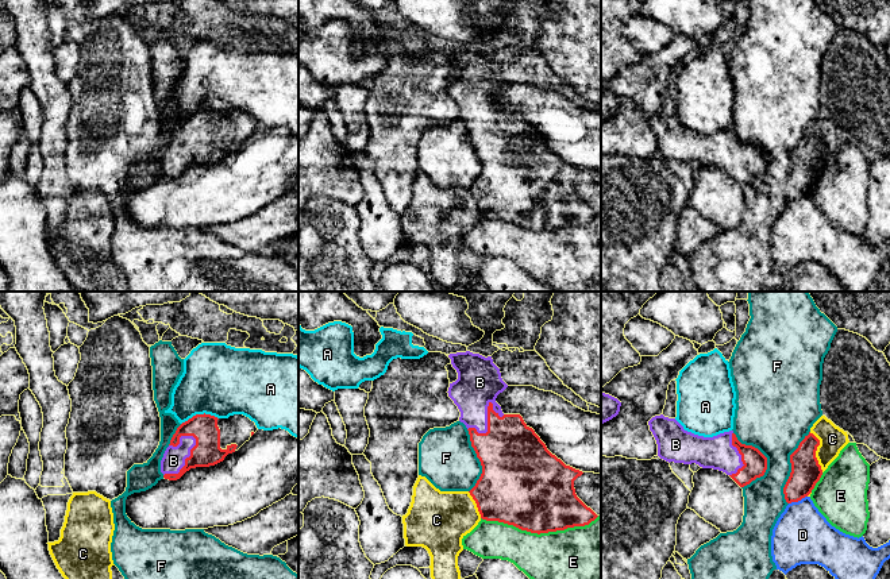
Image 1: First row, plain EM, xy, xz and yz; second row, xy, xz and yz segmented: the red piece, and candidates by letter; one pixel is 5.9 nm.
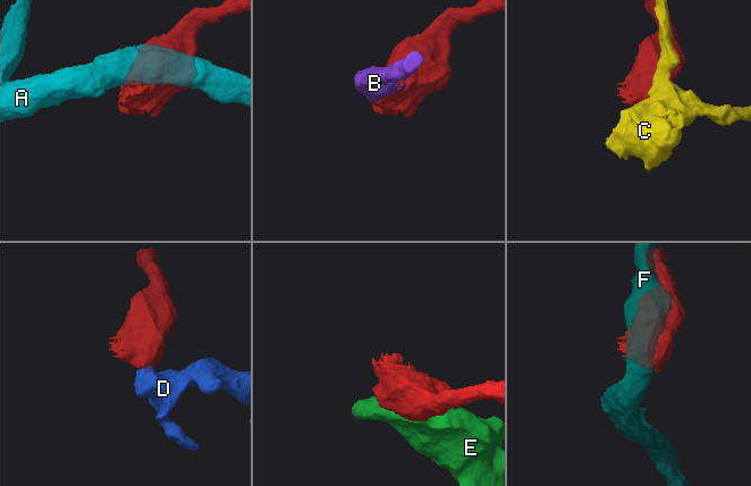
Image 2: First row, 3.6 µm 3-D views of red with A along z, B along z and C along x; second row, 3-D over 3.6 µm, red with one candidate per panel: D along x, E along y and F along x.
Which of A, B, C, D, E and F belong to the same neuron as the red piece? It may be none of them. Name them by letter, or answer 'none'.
B

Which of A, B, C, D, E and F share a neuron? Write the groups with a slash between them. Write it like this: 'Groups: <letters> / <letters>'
Groups: A / B / C / D / E / F

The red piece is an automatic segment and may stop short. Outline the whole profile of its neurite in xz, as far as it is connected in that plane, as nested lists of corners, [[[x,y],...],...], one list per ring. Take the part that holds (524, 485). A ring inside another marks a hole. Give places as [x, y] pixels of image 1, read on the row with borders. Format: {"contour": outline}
{"contour": [[[470,351],[450,354],[458,379],[450,383],[448,397],[461,412],[459,421],[469,431],[471,447],[482,474],[469,491],[482,520],[513,525],[531,533],[548,533],[585,526],[598,516],[575,494],[574,480],[583,472],[552,455],[520,414],[504,414],[496,398],[508,385],[492,356]]]}

